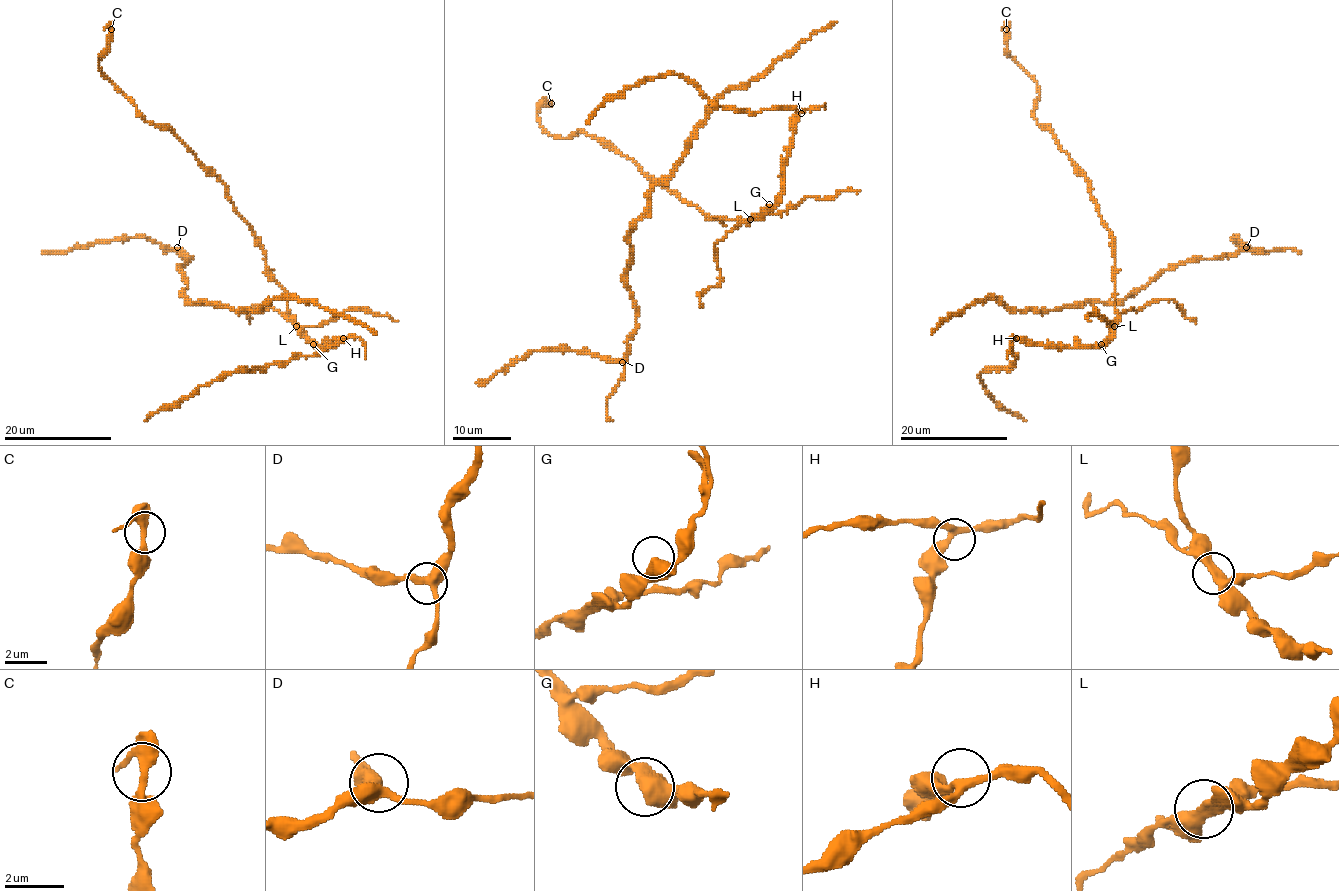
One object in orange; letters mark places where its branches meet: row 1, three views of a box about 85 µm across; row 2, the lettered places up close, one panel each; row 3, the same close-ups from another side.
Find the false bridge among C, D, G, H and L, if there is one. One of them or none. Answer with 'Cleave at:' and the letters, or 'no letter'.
Cleave at: L

